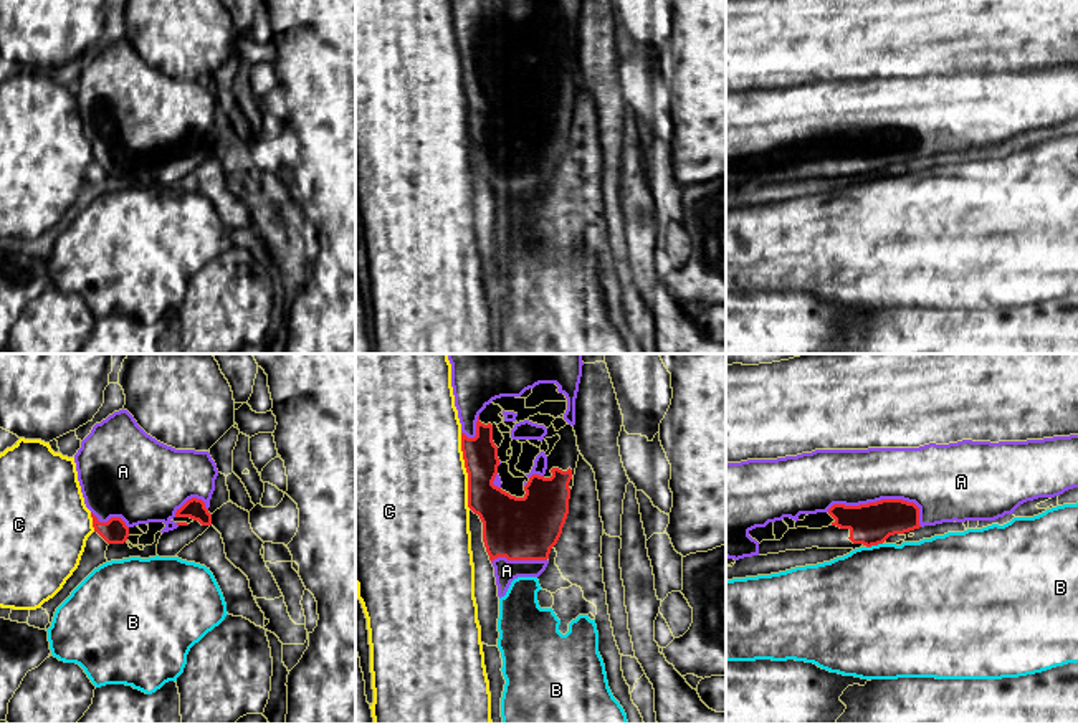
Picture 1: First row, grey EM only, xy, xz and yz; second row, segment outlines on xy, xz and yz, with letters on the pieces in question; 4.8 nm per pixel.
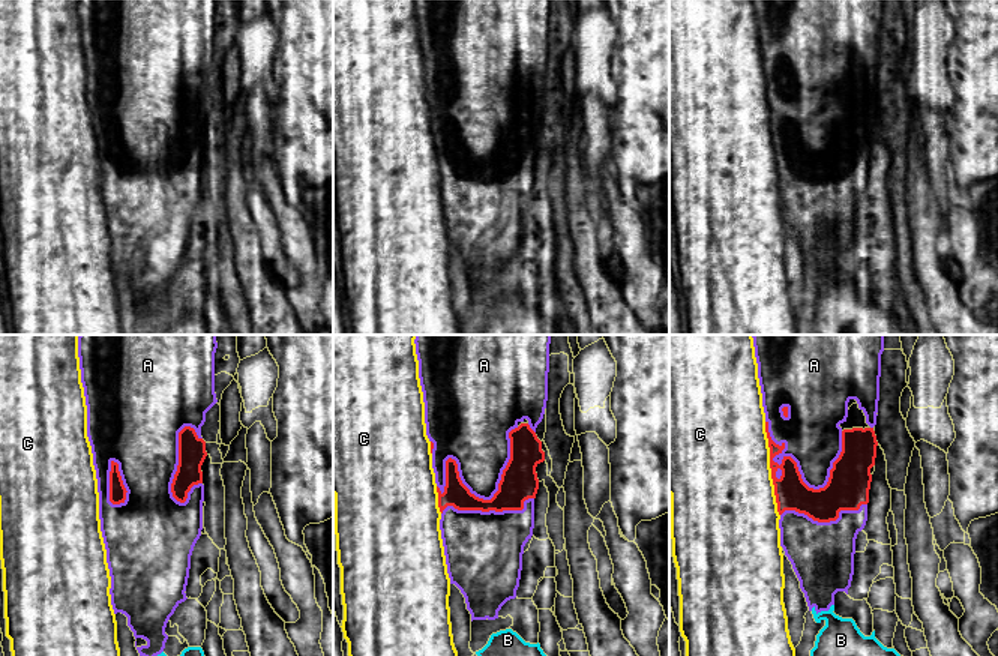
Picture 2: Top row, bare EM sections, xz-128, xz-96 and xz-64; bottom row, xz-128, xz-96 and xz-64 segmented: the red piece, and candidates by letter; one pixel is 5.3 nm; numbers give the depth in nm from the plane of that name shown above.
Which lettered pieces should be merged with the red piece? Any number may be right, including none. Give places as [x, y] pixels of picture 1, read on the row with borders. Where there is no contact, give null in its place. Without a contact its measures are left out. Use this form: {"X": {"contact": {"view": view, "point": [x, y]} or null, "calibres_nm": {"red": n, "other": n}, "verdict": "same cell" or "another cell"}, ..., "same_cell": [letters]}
{"A": {"contact": {"view": "yz", "point": [882, 500]}, "calibres_nm": {"red": 200, "other": 280}, "verdict": "same cell"}, "B": {"contact": {"view": "yz", "point": [873, 544]}, "calibres_nm": {"red": 200, "other": 480}, "verdict": "another cell"}, "C": {"contact": {"view": "xz", "point": [467, 471]}, "calibres_nm": {"red": 200, "other": 500}, "verdict": "another cell"}, "same_cell": ["A"]}

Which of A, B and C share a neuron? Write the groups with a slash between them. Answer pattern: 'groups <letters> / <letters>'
groups A / B / C

